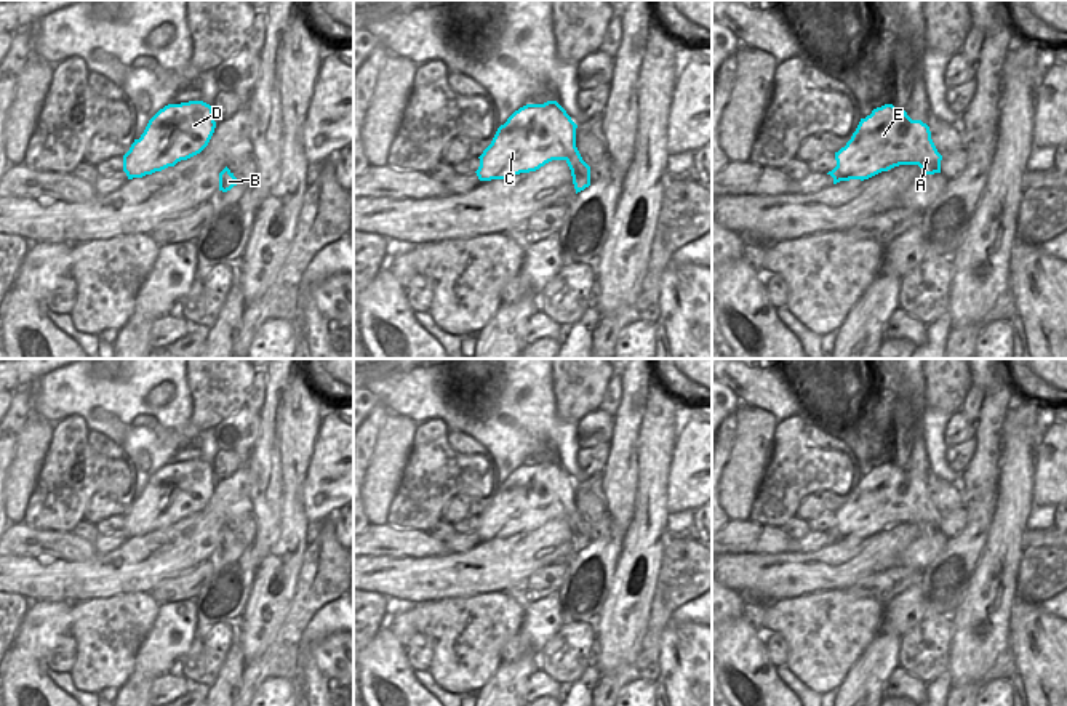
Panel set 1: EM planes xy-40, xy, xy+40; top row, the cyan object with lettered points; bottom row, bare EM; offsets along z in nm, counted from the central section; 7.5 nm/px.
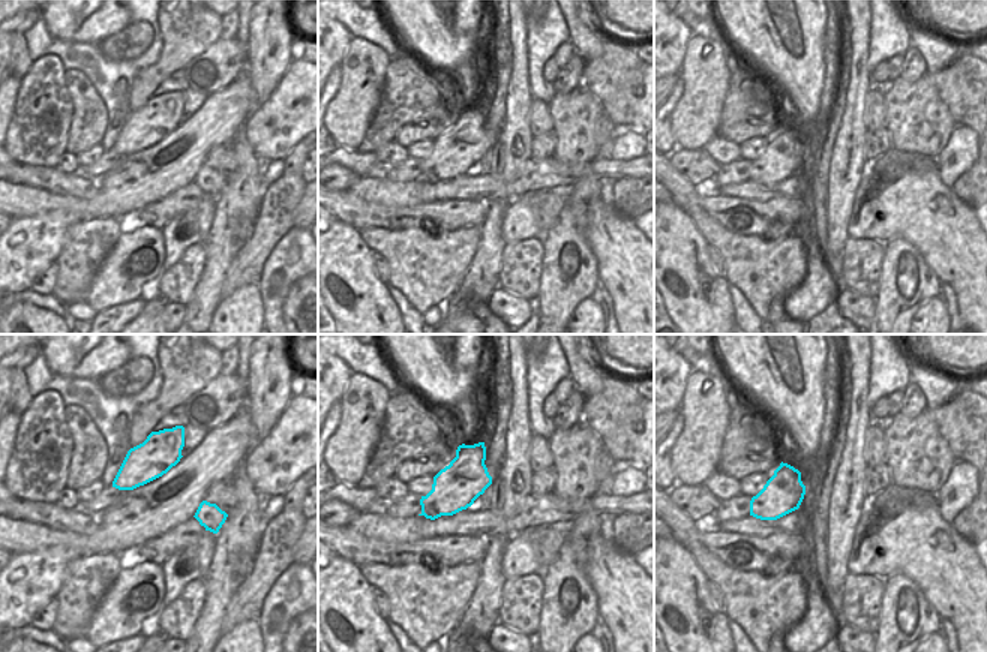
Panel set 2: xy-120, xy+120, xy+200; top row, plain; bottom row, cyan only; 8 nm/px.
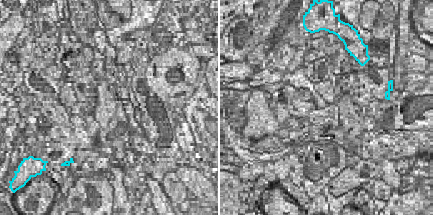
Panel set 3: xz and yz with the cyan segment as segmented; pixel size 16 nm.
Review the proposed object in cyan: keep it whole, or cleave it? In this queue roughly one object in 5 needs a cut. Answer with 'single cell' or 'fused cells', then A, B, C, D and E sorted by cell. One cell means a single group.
single cell | A B C D E

